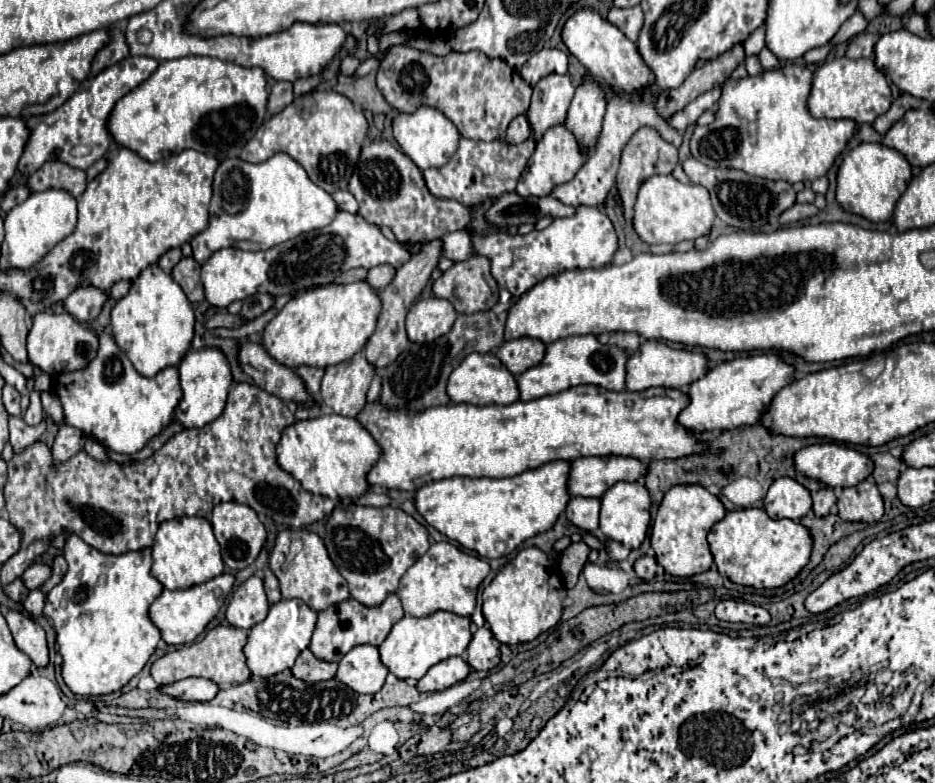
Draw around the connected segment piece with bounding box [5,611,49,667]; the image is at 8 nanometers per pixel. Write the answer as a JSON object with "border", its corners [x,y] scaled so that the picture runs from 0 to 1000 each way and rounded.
{"border":[[[7,780],[5,791],[14,808],[16,824],[37,847],[37,852],[50,852],[52,831],[50,831],[46,801],[40,793],[35,793],[31,785],[20,780]]]}

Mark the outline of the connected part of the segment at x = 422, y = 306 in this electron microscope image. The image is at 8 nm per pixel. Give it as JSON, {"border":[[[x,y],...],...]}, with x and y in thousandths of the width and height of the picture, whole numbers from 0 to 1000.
{"border":[[[457,379],[442,387],[442,392],[435,400],[433,418],[440,436],[457,438],[476,428],[484,418],[487,407],[489,397],[480,384]]]}

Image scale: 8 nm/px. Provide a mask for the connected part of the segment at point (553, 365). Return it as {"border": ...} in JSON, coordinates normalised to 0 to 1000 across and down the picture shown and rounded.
{"border":[[[619,428],[619,430],[604,430],[585,441],[585,451],[576,466],[564,471],[553,481],[555,502],[559,512],[576,510],[583,504],[600,502],[615,492],[641,492],[651,499],[666,499],[668,497],[668,466],[673,451],[660,441],[645,441],[639,436],[636,428]]]}

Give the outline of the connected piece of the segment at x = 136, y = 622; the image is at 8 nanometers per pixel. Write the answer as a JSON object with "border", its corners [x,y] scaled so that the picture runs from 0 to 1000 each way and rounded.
{"border":[[[74,683],[70,691],[67,711],[74,719],[74,727],[65,745],[59,747],[48,762],[46,778],[46,783],[55,788],[61,806],[63,834],[67,839],[67,867],[72,877],[82,888],[112,888],[127,883],[155,852],[168,821],[172,819],[170,803],[159,791],[159,773],[174,755],[174,747],[161,734],[161,701],[155,699],[129,709],[112,709],[93,696],[82,683]]]}

